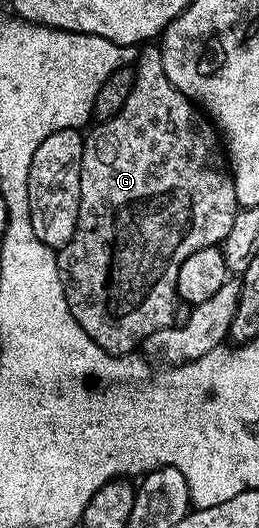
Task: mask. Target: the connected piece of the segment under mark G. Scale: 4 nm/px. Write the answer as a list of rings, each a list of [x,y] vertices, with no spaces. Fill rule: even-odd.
[[[145,44],[143,48],[139,50],[139,52],[140,51],[140,58],[137,59],[136,65],[134,64],[136,82],[134,83],[134,87],[130,91],[130,95],[126,99],[126,103],[122,107],[122,111],[118,111],[118,115],[116,117],[110,117],[101,120],[99,124],[97,124],[100,126],[98,126],[92,134],[89,132],[87,136],[85,136],[84,154],[82,155],[82,171],[80,172],[80,210],[78,211],[78,223],[76,224],[76,230],[74,231],[74,235],[70,239],[70,243],[66,243],[64,245],[64,248],[59,250],[56,255],[56,262],[58,263],[58,267],[60,268],[60,278],[62,279],[62,283],[64,284],[68,306],[70,307],[70,311],[74,315],[74,319],[78,319],[78,327],[82,327],[82,331],[86,331],[86,335],[90,335],[90,339],[94,339],[94,343],[98,343],[98,347],[102,347],[108,353],[114,353],[117,355],[131,354],[133,350],[135,350],[132,349],[135,347],[135,345],[136,348],[143,346],[144,341],[147,339],[147,337],[149,337],[150,335],[154,335],[154,331],[164,329],[177,320],[176,305],[178,306],[178,298],[176,295],[176,280],[178,279],[178,271],[182,267],[182,263],[184,262],[184,260],[186,260],[187,257],[189,257],[190,255],[194,255],[194,251],[198,251],[202,247],[206,247],[207,245],[219,246],[221,242],[223,242],[224,238],[227,237],[228,232],[231,229],[231,225],[234,223],[238,212],[238,206],[236,203],[236,188],[234,187],[234,183],[232,182],[229,170],[225,168],[225,166],[224,169],[222,166],[220,166],[220,157],[222,161],[222,153],[221,150],[220,153],[218,150],[216,150],[216,137],[218,141],[218,133],[214,128],[213,122],[209,120],[209,118],[205,116],[205,114],[201,112],[199,108],[194,107],[193,102],[189,101],[183,93],[180,93],[178,90],[176,90],[176,88],[174,88],[174,86],[172,86],[172,84],[170,83],[170,79],[168,78],[168,76],[166,75],[166,71],[164,70],[164,64],[162,63],[162,55],[160,54],[159,44]]]

